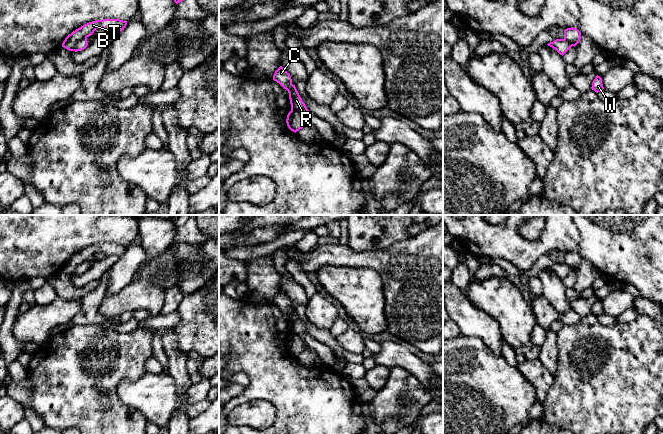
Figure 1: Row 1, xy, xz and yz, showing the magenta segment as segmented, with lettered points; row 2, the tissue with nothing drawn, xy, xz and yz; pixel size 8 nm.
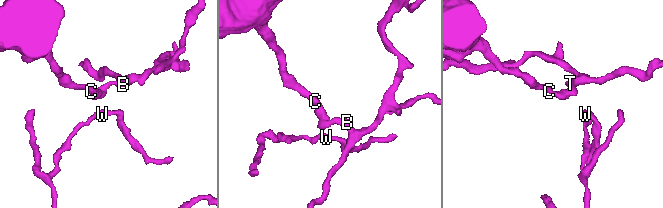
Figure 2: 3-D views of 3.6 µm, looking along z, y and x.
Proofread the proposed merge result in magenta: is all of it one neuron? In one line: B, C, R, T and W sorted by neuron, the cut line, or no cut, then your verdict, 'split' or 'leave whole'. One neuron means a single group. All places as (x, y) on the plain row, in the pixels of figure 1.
B T / C R W | xy (86, 260), (81, 262), (71, 274) | split

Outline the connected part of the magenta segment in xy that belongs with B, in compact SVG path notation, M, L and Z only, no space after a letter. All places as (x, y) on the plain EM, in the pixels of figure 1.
M103 243L89 246L69 258L63 265L62 271L72 275L78 265L91 260L98 252L103 252L106 255L117 255L120 257L124 254L126 249L127 245L120 243Z

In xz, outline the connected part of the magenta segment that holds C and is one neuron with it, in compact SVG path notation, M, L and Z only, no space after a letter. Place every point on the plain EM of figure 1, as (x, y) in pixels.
M280 290L273 299L273 304L279 307L289 317L289 323L291 328L291 335L299 336L303 341L308 343L312 337L309 335L302 325L295 309L292 308L290 298Z

